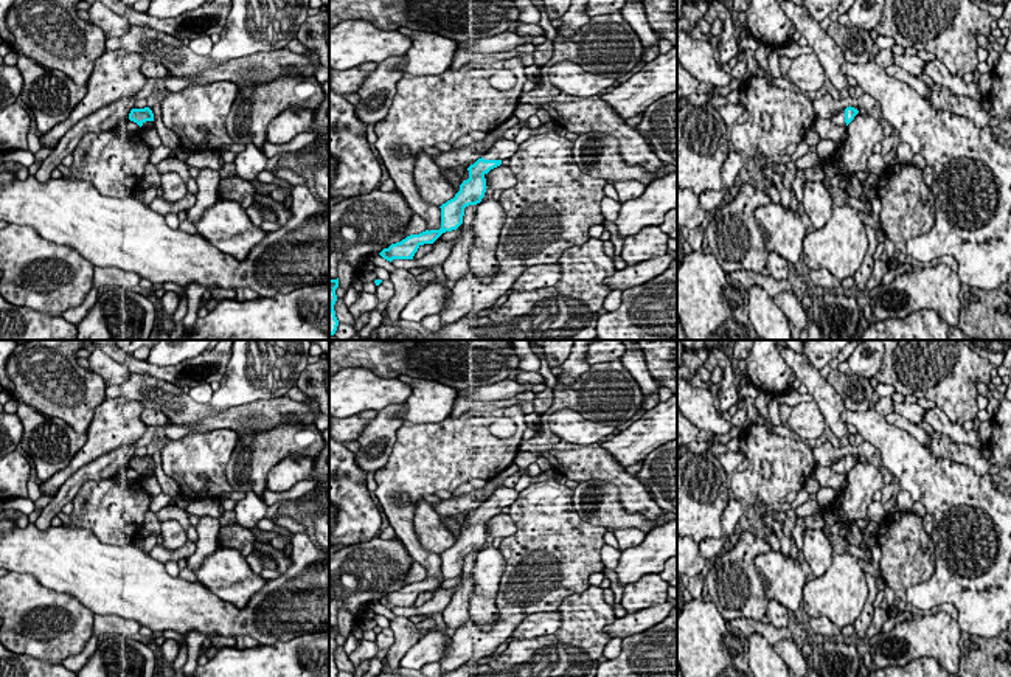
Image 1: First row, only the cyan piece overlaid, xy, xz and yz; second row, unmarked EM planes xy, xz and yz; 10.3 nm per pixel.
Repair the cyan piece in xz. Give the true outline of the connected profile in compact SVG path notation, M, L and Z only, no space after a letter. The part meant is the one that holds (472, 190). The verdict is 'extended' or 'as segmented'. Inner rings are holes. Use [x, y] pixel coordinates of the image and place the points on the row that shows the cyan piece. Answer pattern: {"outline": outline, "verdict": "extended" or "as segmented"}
{"outline": "M497 140L481 158L467 168L469 179L460 185L460 191L455 197L439 207L439 230L426 230L419 234L410 234L401 242L384 248L379 255L390 262L393 259L413 259L421 245L433 244L443 233L457 230L463 224L464 208L480 203L485 197L488 188L485 175L500 166L503 160L511 158L517 149L519 144L514 140Z", "verdict": "extended"}

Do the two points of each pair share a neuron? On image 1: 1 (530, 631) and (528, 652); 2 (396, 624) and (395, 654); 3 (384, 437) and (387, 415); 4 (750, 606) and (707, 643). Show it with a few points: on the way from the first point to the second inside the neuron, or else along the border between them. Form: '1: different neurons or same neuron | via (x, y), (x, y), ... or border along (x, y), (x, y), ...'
1: different neurons | border along (562, 621), (550, 634), (514, 638)
2: same neuron | via (399, 632), (399, 646)
3: same neuron | via (384, 432), (385, 420)
4: different neurons | border along (712, 600), (727, 623)

